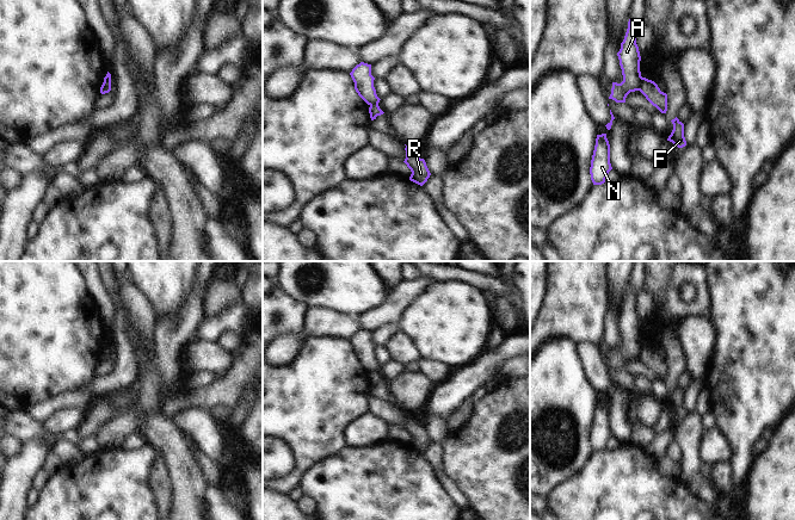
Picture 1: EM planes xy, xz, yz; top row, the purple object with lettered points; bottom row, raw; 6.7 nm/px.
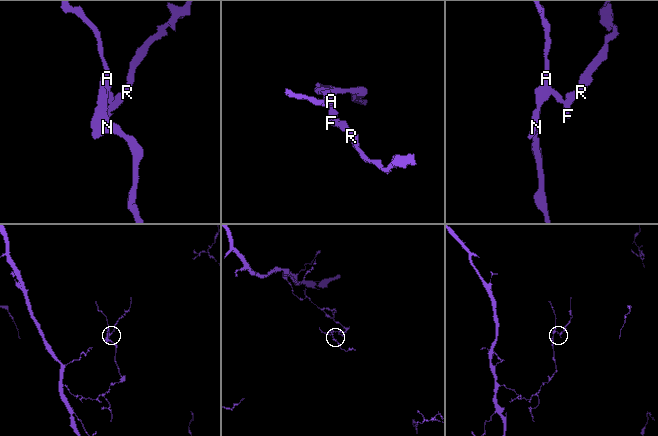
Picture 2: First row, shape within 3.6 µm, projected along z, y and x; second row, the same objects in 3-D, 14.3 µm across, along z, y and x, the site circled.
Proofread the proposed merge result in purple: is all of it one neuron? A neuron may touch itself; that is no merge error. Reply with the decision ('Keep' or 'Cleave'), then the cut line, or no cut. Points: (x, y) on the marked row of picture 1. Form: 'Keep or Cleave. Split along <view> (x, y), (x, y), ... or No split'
Cleave. Split along yz (642, 78), (639, 90).

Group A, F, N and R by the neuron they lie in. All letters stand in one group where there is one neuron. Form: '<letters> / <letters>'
A N / F R

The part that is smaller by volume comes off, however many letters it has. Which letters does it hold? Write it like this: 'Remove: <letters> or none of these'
Remove: F, R

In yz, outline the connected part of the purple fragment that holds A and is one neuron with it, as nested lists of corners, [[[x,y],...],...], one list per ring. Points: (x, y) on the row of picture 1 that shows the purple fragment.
[[[631,18],[628,21],[628,29],[617,56],[623,81],[621,83],[612,82],[609,99],[616,103],[625,103],[625,98],[630,92],[640,91],[642,79],[640,72],[641,56],[636,44],[636,26]]]

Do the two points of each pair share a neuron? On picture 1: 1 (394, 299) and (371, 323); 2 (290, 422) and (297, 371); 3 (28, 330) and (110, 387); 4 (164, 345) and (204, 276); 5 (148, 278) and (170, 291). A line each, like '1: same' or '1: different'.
1: same
2: same
3: different
4: same
5: same

